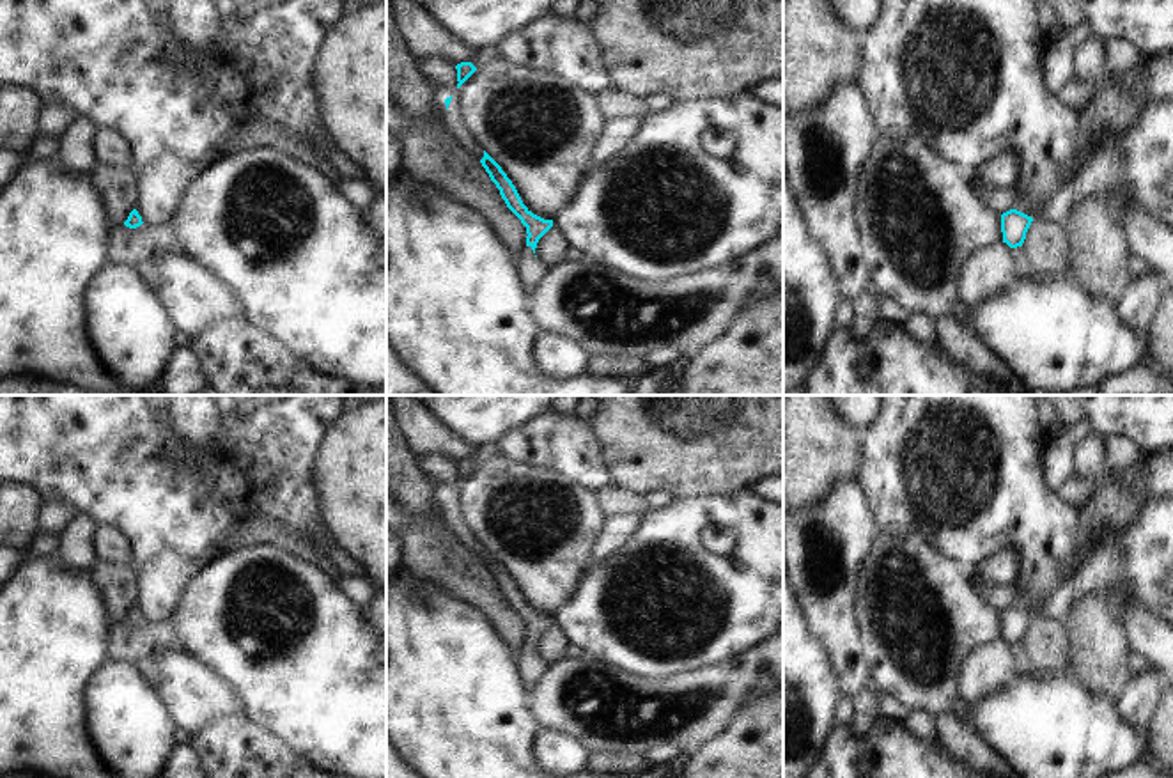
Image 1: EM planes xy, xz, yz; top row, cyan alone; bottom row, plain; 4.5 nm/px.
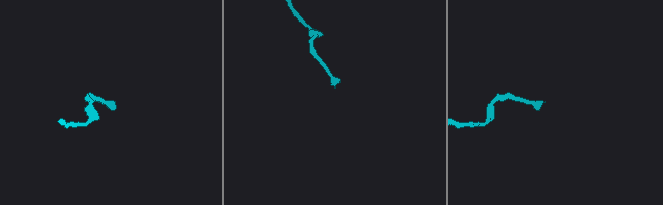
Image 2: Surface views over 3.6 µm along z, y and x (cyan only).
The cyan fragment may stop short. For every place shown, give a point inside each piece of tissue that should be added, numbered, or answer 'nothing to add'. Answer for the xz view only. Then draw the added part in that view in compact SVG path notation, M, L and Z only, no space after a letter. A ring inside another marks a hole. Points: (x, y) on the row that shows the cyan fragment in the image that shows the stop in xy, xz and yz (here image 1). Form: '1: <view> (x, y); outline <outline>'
1: xz (530, 268); outline M526 246L516 257L516 262L526 291L532 291L535 285L539 285L548 271L548 268L535 257L532 246Z

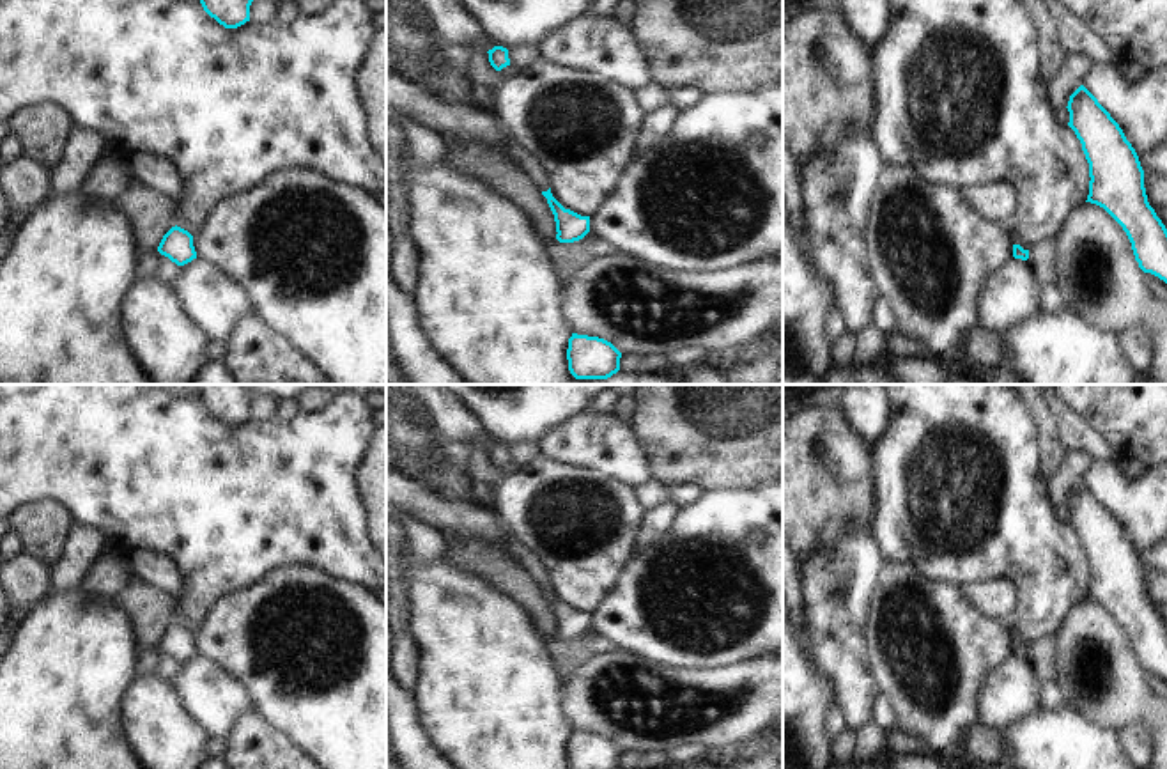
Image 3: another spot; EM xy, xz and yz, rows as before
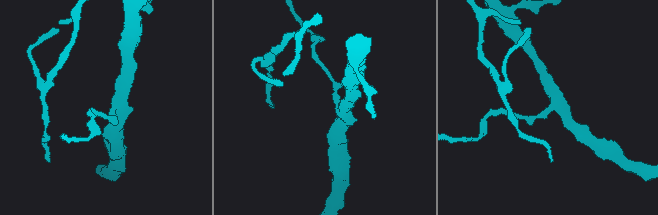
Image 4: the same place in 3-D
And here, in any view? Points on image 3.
nothing to add

